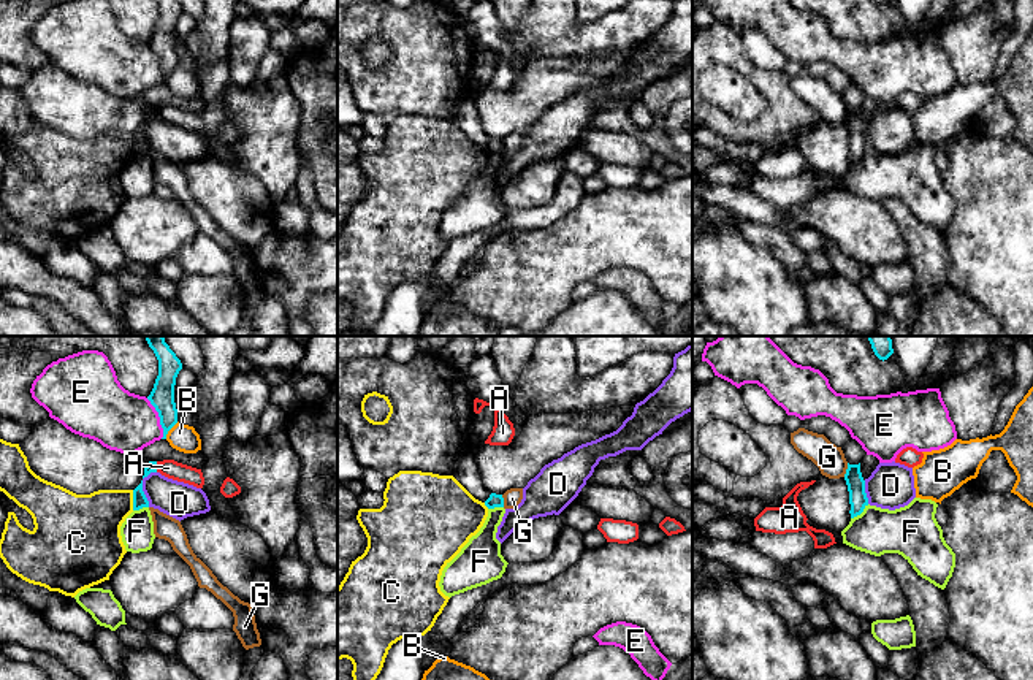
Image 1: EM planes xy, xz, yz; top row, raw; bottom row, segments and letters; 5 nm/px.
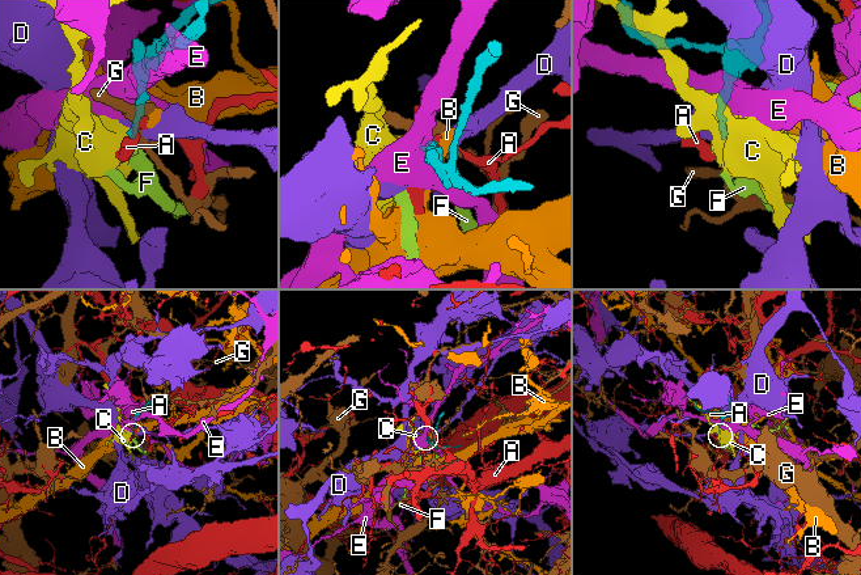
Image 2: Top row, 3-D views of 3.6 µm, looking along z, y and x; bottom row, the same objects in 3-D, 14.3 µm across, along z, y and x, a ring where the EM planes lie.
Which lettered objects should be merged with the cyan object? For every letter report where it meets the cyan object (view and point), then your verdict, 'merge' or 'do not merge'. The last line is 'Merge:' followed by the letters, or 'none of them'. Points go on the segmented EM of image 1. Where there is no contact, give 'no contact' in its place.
A: xy (156, 466) | do not merge
B: xy (170, 428) | do not merge
C: xy (133, 500) | do not merge
D: xy (141, 487) | do not merge
E: xy (160, 419) | do not merge
F: yz (859, 514) | do not merge
G: yz (846, 469) | do not merge
Merge: none of them

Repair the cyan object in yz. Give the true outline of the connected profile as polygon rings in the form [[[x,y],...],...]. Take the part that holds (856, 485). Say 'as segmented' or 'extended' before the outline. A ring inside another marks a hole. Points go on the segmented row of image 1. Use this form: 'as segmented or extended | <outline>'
as segmented | [[[860,463],[859,464],[849,464],[844,474],[844,480],[849,491],[849,504],[851,504],[851,518],[860,515],[863,509],[868,506],[868,498],[865,493],[865,480],[860,472]]]

